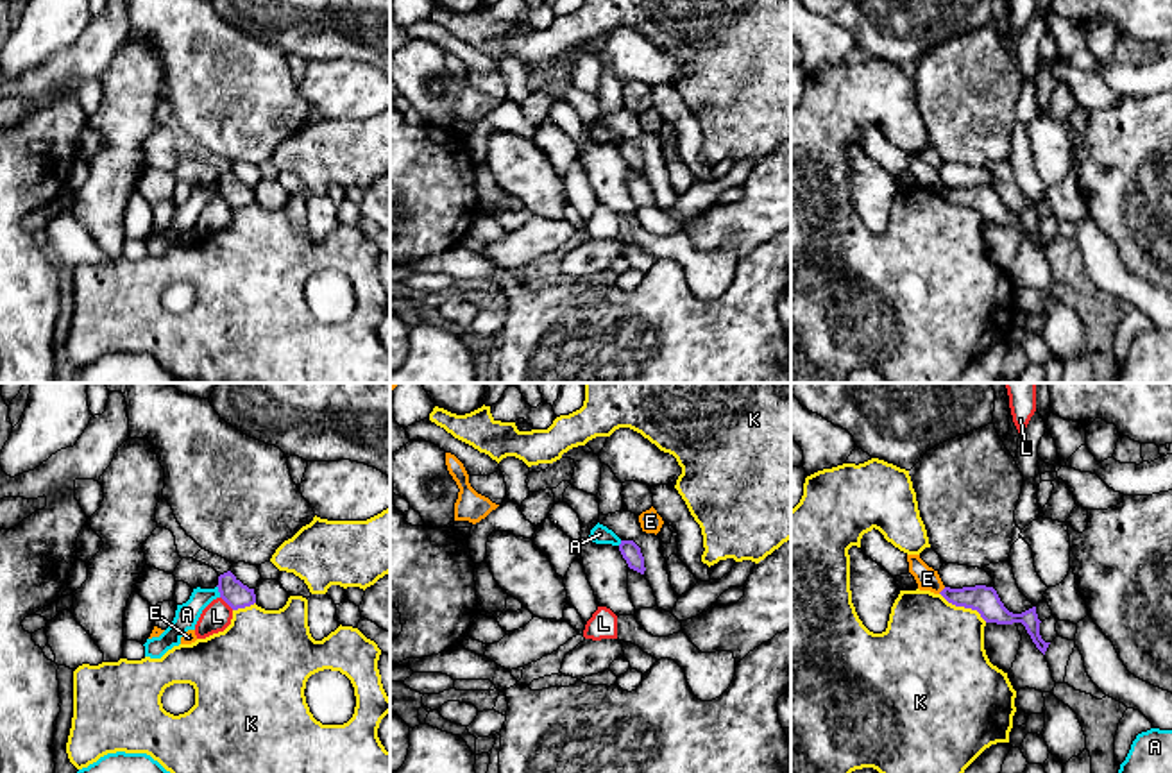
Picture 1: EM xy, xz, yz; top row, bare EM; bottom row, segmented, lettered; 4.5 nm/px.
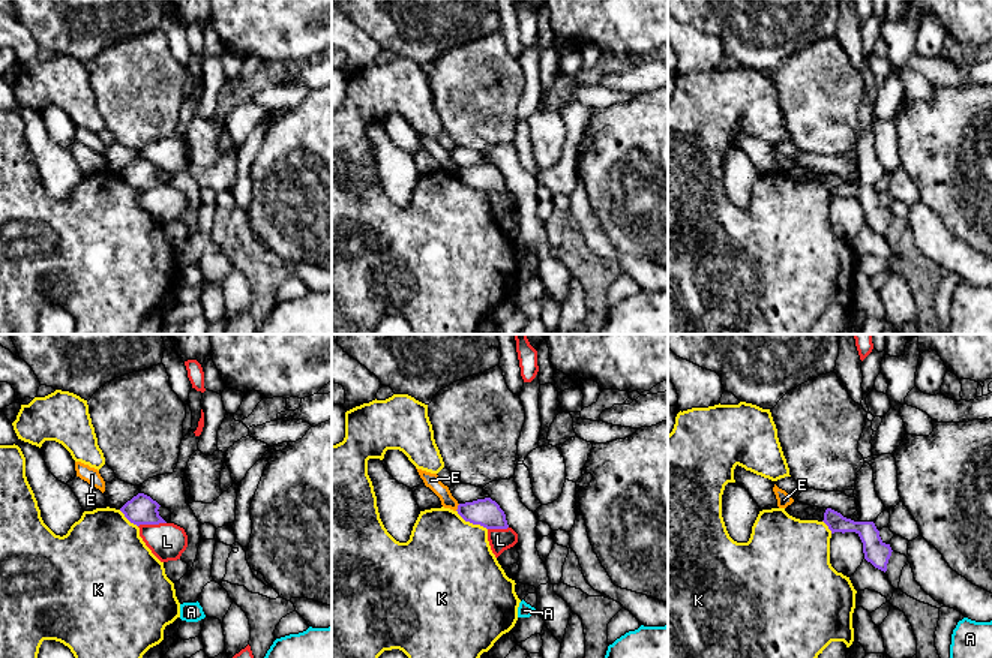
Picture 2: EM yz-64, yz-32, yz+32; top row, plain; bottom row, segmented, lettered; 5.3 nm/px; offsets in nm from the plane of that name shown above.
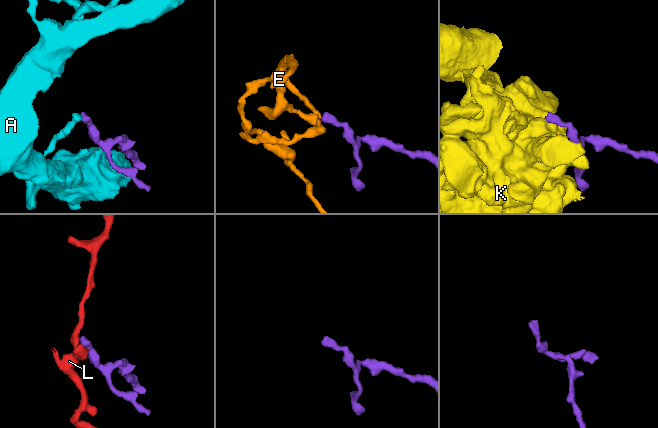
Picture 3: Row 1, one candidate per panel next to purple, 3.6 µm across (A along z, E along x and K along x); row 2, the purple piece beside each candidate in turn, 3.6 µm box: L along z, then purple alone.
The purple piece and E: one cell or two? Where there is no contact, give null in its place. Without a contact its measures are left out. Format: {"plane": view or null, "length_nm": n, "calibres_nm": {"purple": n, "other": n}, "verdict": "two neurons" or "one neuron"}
{"plane": "yz", "length_nm": 50, "calibres_nm": {"purple": 120, "other": 100}, "verdict": "two neurons"}

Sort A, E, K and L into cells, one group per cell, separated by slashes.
A / E / K / L

